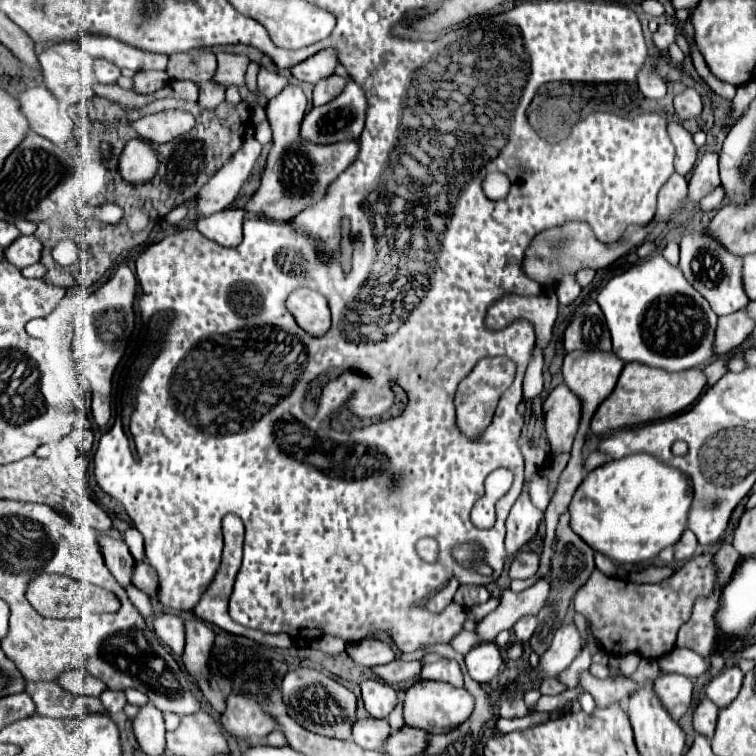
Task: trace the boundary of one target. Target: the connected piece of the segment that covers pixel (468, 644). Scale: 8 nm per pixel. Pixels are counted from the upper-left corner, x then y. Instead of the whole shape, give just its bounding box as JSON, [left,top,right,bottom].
[450,630,482,655]

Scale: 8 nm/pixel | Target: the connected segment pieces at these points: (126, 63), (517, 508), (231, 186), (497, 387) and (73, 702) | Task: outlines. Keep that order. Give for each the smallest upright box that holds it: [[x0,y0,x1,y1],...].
[[77,34,167,72],[505,488,545,554],[197,138,261,216],[455,358,516,440],[25,682,103,718]]

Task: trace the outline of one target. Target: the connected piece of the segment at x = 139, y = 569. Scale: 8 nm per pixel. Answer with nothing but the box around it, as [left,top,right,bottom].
[133,562,157,598]

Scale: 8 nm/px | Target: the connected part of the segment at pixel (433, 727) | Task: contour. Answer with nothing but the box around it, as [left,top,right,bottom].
[403,680,475,734]

